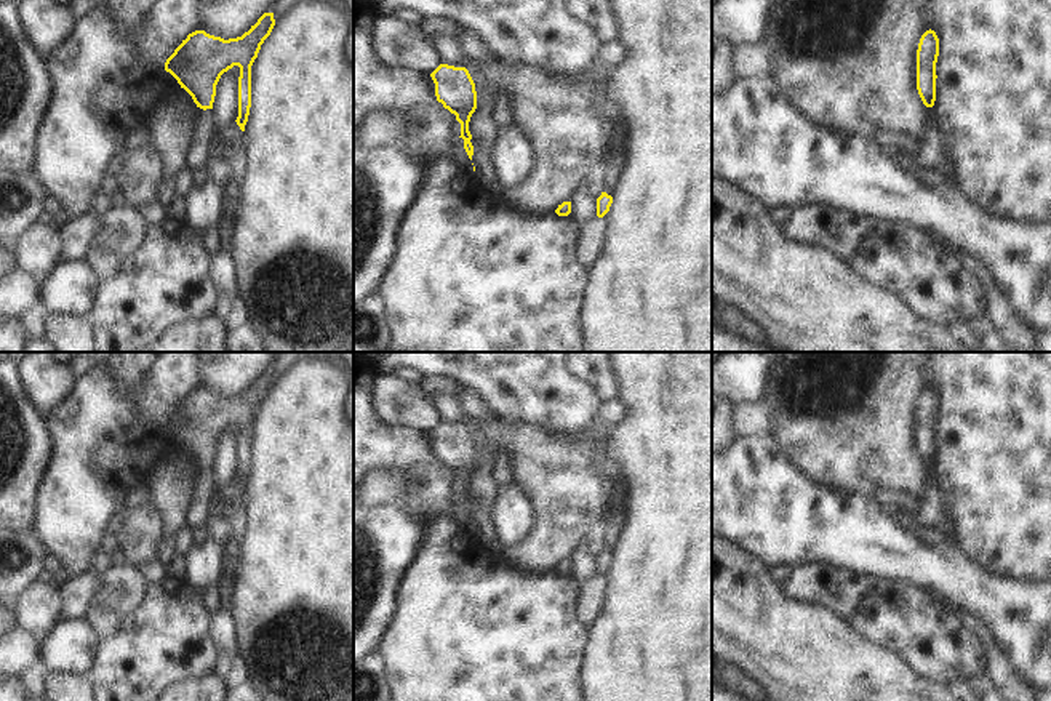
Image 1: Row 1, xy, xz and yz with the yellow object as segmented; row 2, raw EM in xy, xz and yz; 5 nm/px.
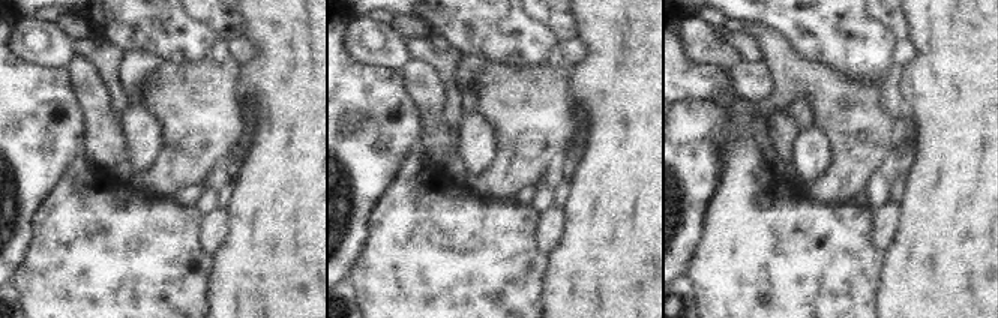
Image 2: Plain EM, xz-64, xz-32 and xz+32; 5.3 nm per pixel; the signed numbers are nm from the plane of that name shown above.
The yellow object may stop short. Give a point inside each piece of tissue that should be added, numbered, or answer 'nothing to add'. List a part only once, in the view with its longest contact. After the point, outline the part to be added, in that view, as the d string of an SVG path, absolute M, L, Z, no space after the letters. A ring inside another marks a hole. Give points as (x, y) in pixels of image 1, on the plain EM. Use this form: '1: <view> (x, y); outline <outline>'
1: xy (197, 514); outline M200 467L195 479L194 504L189 506L186 514L186 525L192 528L205 527L210 517L210 503L213 499L213 469Z

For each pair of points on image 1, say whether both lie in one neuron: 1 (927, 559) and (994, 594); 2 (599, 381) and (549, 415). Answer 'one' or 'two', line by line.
1: one
2: two

